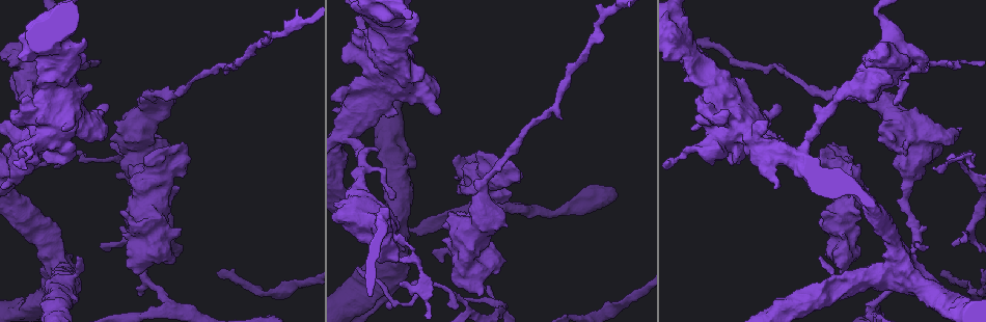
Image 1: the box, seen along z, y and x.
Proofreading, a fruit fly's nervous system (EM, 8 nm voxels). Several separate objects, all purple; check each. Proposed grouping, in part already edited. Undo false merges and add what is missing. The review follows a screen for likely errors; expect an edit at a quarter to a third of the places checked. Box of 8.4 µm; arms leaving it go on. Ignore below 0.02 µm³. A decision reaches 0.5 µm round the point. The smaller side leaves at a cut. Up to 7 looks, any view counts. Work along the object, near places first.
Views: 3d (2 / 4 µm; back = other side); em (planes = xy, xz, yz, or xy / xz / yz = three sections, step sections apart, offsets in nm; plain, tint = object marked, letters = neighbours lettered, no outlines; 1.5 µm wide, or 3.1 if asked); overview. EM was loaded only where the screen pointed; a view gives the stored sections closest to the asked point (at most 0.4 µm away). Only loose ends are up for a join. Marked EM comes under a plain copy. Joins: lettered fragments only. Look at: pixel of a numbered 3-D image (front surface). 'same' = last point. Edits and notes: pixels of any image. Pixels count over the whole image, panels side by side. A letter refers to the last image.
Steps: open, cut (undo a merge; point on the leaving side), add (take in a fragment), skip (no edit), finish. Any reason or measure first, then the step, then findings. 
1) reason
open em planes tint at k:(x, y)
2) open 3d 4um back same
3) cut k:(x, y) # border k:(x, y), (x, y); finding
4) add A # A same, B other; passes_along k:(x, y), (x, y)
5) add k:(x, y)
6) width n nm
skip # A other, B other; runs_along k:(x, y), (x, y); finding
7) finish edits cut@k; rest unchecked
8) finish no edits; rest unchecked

stops while still wide
open em planes letters at 1:(128, 267)

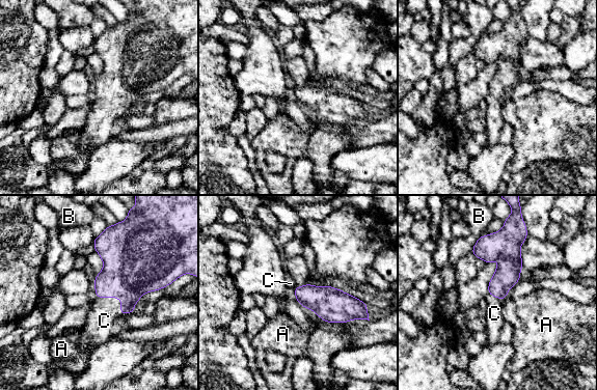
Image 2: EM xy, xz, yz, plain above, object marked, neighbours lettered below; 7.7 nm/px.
longest_contact C 260 nm
add C # A other, B other, C same; the cell continues

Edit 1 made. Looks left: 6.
open 3d 4um at 1:(948, 157)

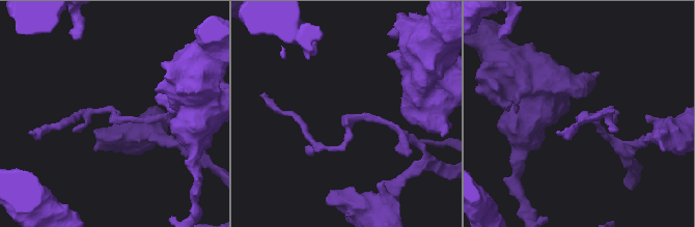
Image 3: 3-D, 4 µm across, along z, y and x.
shape alone is not enough
open em planes letters at 3:(356, 118)

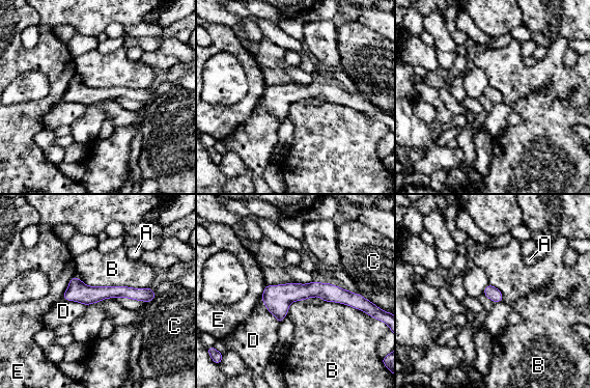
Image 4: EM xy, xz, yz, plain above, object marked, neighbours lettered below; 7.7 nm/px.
width 100 nm
skip # A other, B other, C other, D other, E other; border 4:(82, 281), (88, 285), (150, 287); one cell here

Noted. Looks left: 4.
open em yz step 4 letters at 1:(441, 262)

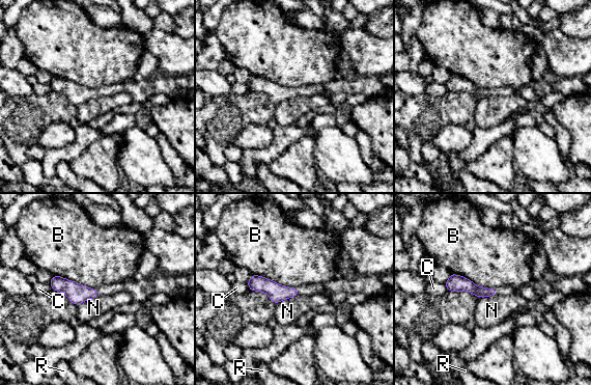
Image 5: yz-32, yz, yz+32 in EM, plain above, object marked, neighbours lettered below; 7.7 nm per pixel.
skip # B other, C other, N other, R other; border 5:(298, 295), (284, 298), (276, 305); none of them fits

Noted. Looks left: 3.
finish edits add@2; rest unchecked

